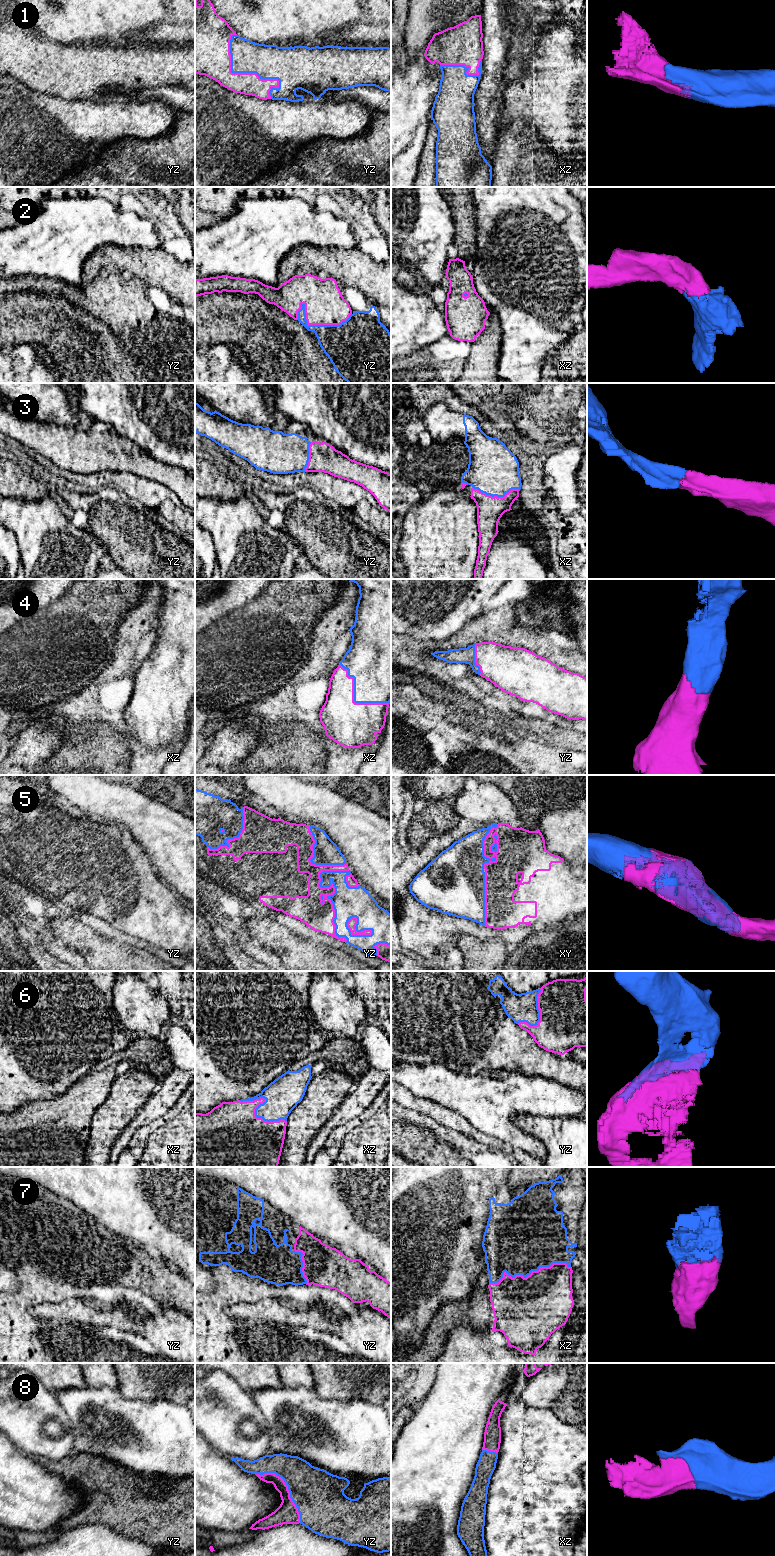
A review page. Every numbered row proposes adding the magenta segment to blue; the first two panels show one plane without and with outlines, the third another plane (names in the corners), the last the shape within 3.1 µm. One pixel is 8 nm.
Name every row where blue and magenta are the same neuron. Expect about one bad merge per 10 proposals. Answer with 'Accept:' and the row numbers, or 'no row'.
Accept: 1, 2, 3, 4, 5, 6, 7, 8

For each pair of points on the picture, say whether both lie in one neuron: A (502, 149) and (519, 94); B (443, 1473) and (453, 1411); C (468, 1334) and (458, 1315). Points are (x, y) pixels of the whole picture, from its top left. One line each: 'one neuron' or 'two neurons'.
A: two neurons
B: one neuron
C: two neurons

